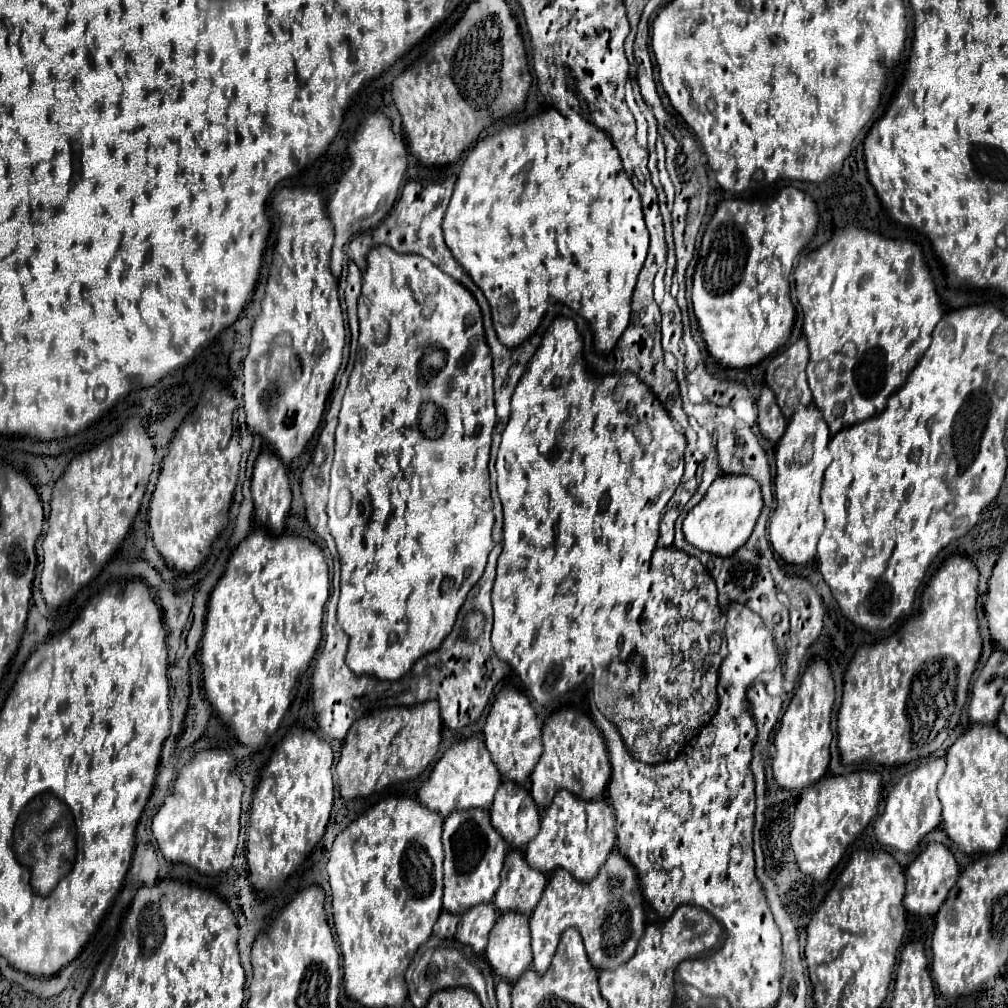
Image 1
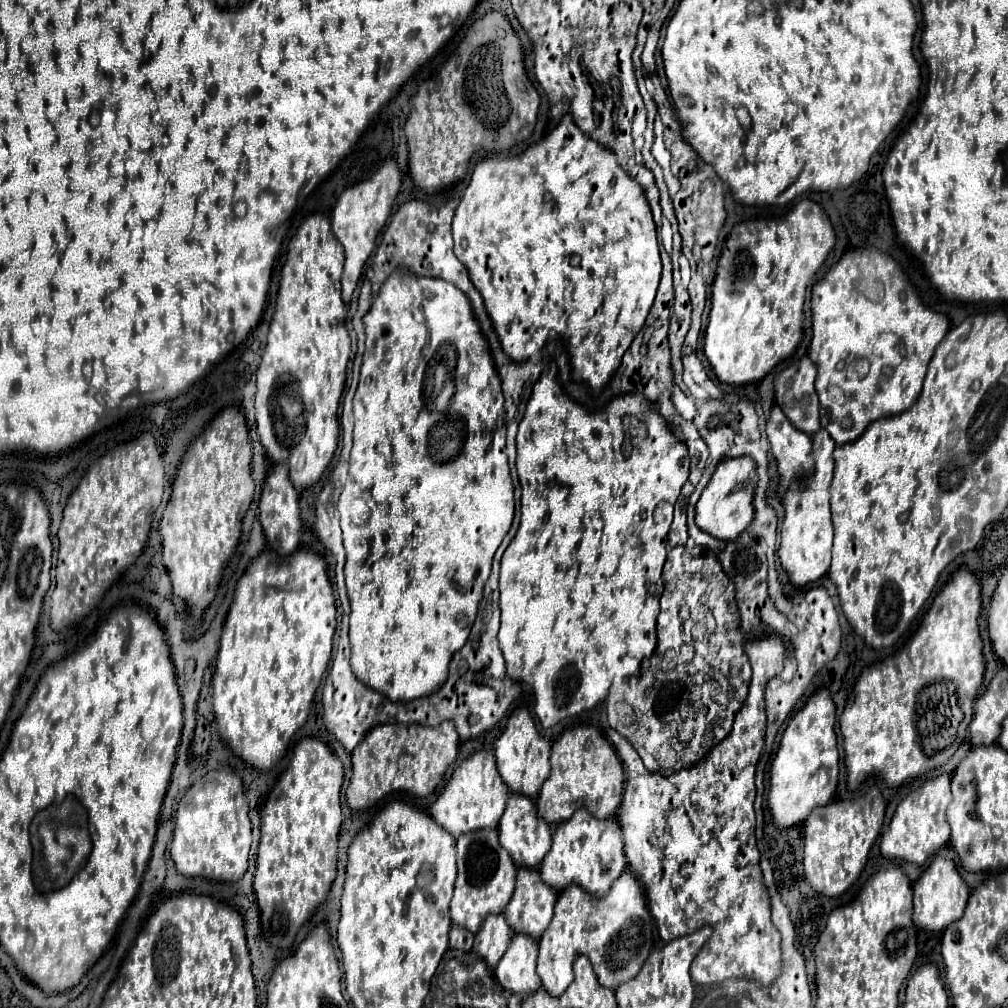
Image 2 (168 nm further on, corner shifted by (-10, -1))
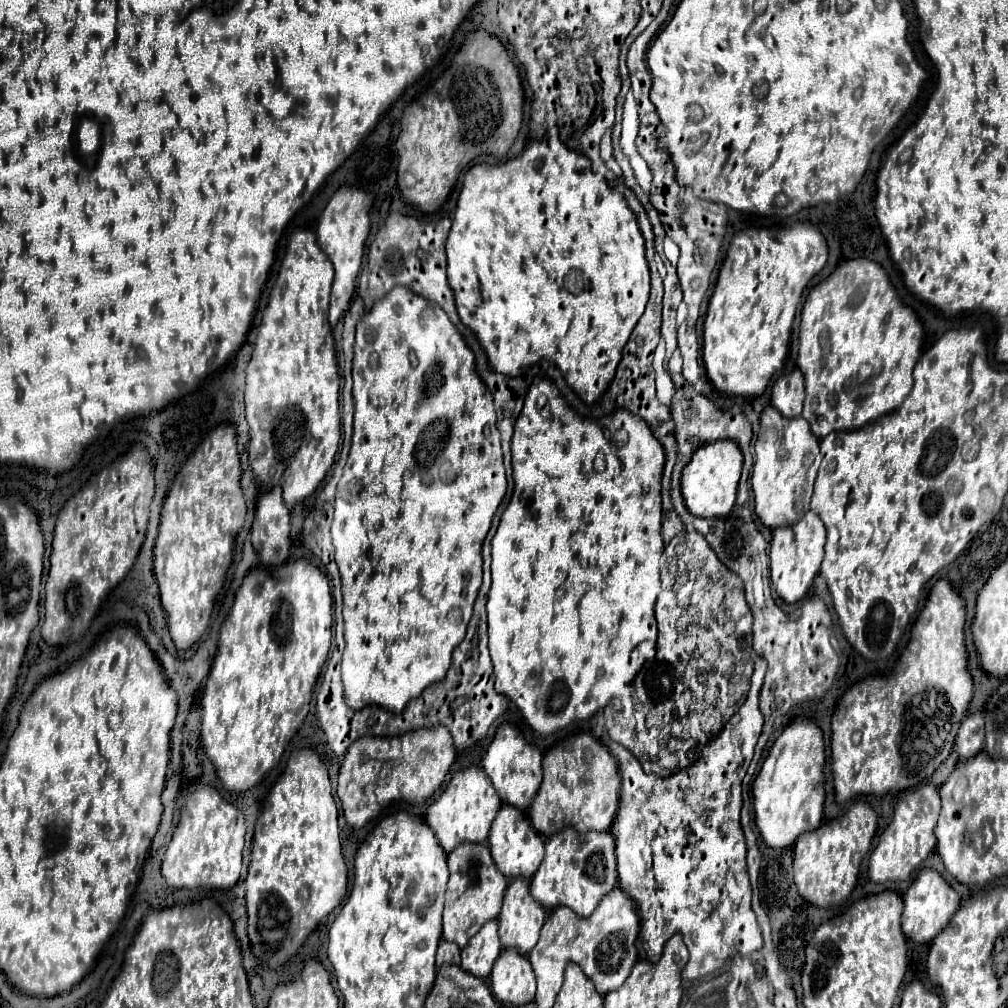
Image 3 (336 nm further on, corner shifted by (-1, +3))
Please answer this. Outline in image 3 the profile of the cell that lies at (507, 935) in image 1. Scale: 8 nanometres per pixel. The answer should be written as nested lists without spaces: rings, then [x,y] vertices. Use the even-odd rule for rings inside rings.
[[[501,951],[493,965],[489,983],[495,999],[501,1003],[517,1007],[535,999],[535,975],[531,963],[525,955],[519,955],[519,951]]]

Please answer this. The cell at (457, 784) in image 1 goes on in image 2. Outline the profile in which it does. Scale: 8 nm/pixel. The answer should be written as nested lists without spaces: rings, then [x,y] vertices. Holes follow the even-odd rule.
[[[478,751],[454,771],[444,791],[432,803],[430,815],[452,837],[460,837],[462,833],[478,831],[478,829],[496,829],[506,809],[508,793],[510,793],[508,787],[504,787],[504,781],[496,771],[494,755],[490,751]]]

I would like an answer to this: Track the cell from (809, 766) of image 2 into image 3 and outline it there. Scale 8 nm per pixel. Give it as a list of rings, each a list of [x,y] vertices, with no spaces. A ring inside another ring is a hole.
[[[793,719],[775,739],[753,783],[753,799],[755,825],[763,841],[773,849],[791,847],[801,833],[821,825],[825,801],[825,743],[813,719]]]

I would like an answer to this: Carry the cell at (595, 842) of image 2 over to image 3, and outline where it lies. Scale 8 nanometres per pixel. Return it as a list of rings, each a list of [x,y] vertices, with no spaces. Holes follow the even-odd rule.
[[[563,827],[551,835],[545,843],[545,859],[537,873],[531,877],[531,895],[547,909],[565,905],[579,917],[589,917],[601,897],[609,893],[617,883],[615,863],[615,839],[609,831],[589,831],[587,839],[581,839],[573,827]]]

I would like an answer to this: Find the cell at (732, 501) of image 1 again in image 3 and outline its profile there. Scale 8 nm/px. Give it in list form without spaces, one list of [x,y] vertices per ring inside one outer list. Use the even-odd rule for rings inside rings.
[[[715,441],[699,447],[681,477],[681,491],[689,513],[701,519],[725,519],[735,505],[741,465],[743,455],[735,441]]]

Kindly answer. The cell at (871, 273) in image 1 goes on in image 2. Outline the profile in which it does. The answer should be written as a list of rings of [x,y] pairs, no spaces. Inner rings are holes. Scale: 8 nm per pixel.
[[[854,249],[812,287],[812,341],[810,359],[816,365],[816,393],[820,397],[820,425],[830,433],[836,445],[856,441],[864,429],[888,413],[906,411],[920,395],[926,367],[936,345],[950,329],[942,313],[924,307],[914,285],[900,265],[876,249]]]

